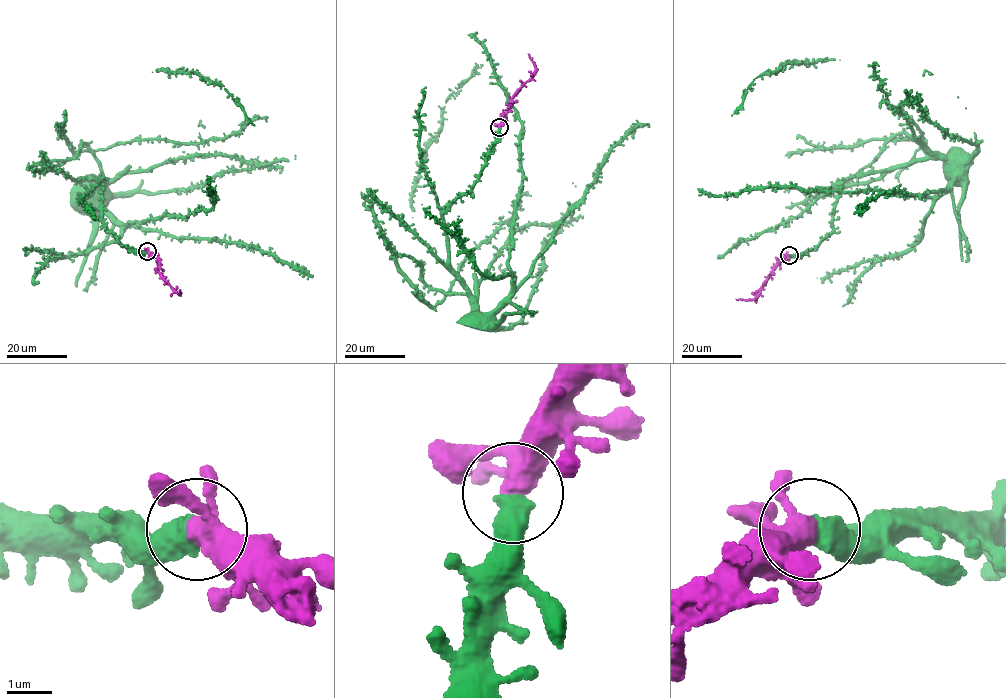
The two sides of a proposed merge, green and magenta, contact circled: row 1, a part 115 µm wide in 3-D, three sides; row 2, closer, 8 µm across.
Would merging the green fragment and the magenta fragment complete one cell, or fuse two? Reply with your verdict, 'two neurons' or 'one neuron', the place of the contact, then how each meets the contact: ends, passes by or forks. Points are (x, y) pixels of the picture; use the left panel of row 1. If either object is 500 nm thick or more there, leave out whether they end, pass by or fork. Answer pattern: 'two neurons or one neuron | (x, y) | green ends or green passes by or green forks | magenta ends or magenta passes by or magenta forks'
one neuron | (147, 251)

